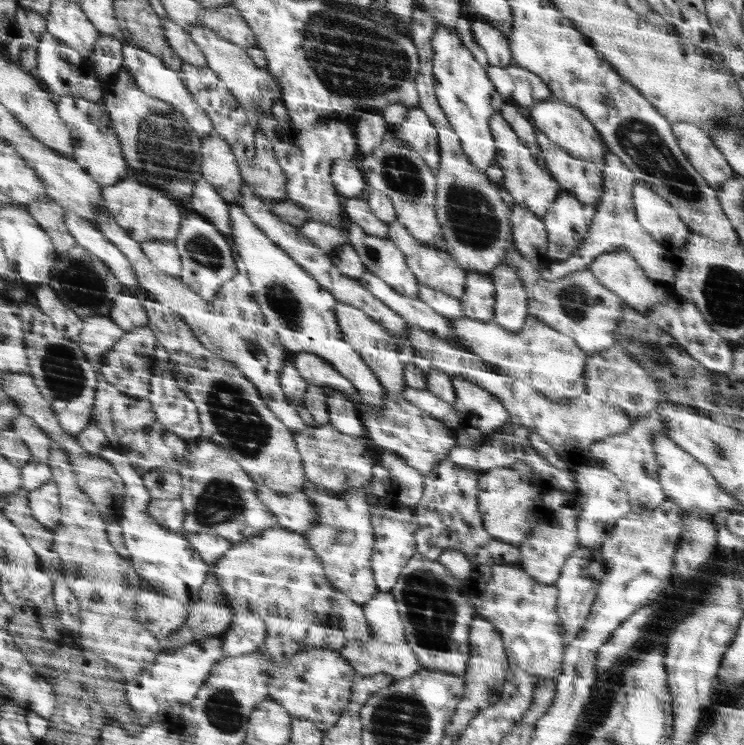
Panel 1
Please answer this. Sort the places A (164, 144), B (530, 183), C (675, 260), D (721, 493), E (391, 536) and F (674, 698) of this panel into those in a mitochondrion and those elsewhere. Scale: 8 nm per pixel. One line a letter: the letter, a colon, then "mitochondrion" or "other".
A: mitochondrion
B: mitochondrion
C: other
D: other
E: other
F: other

